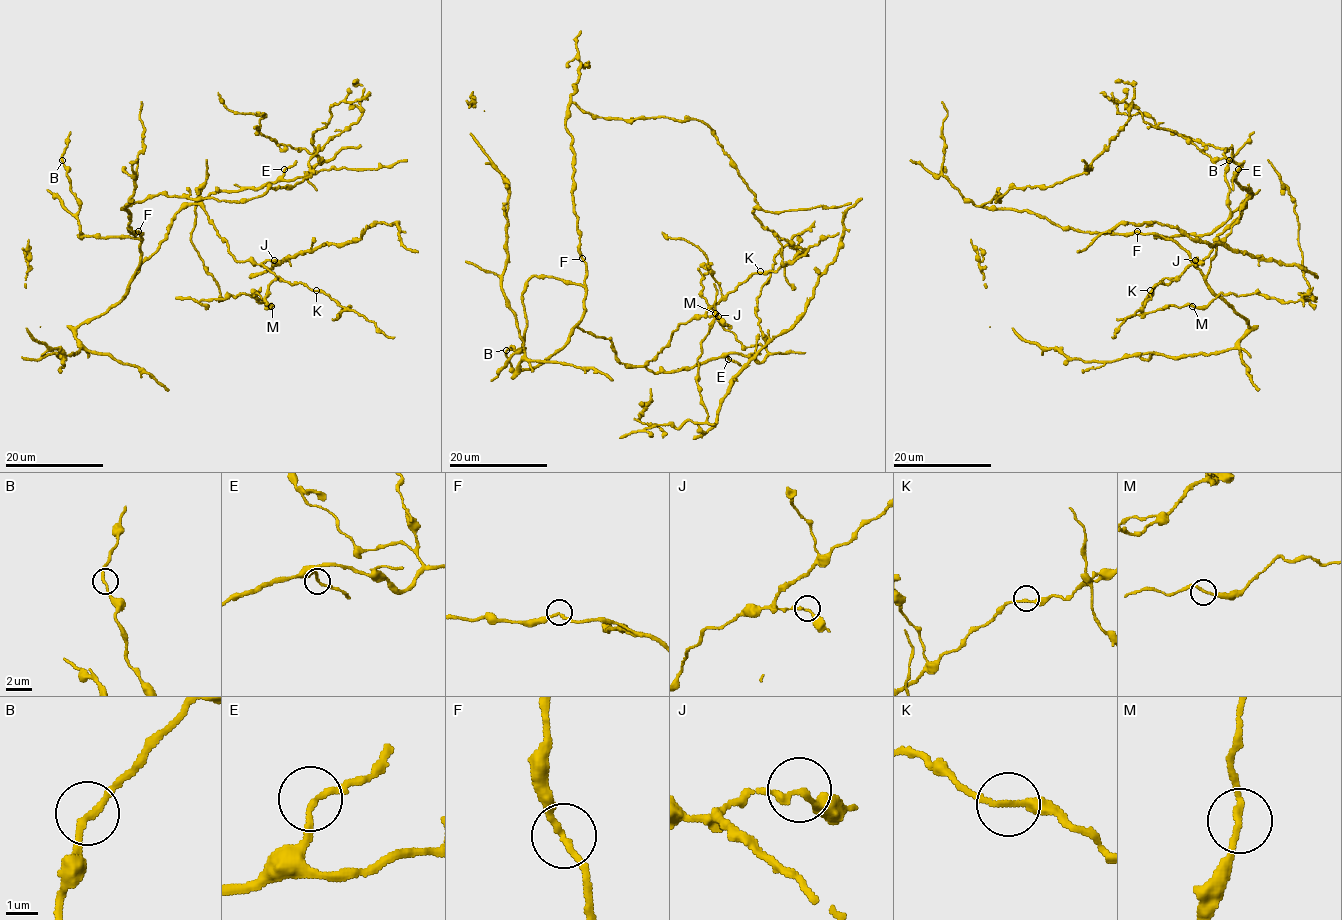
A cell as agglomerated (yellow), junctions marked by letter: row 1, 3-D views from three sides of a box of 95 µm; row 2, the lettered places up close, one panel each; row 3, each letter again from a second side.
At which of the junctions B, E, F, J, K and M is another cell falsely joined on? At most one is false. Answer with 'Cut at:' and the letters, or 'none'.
Cut at: none

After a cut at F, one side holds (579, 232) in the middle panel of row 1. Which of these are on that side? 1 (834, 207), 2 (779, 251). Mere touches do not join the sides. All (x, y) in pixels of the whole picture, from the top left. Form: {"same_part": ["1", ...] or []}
{"same_part": ["1"]}

